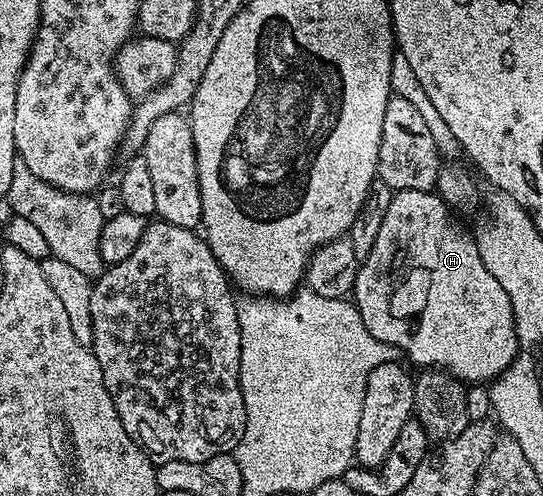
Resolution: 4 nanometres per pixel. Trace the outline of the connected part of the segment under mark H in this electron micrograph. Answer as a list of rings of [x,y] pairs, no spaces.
[[[432,191],[395,192],[390,201],[390,209],[386,213],[386,218],[382,220],[382,230],[379,231],[378,238],[374,240],[374,249],[370,249],[370,253],[363,256],[360,268],[356,270],[356,284],[352,286],[351,298],[369,333],[378,341],[399,349],[406,359],[408,355],[409,364],[417,363],[417,368],[420,369],[443,369],[453,379],[459,379],[465,385],[488,385],[499,379],[505,369],[516,360],[516,352],[520,350],[516,336],[516,322],[510,305],[510,297],[506,297],[506,289],[502,289],[502,285],[498,285],[498,281],[494,281],[494,273],[490,273],[490,269],[486,269],[486,265],[478,253],[478,245],[473,232],[468,232],[455,217],[457,218],[453,208]]]

